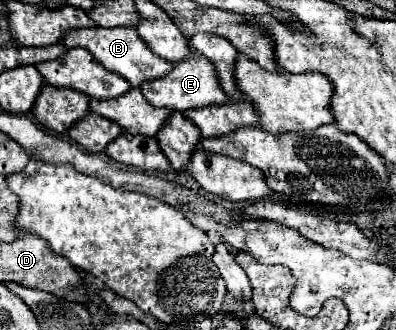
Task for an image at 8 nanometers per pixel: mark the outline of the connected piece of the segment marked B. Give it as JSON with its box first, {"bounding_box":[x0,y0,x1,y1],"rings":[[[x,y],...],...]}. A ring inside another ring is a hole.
{"bounding_box":[61,28,173,86],"rings":[[[79,28],[79,30],[69,30],[63,38],[61,44],[65,44],[65,48],[85,48],[89,50],[95,60],[99,60],[101,66],[105,66],[109,72],[117,72],[119,76],[123,76],[131,86],[141,86],[141,82],[145,80],[153,80],[153,78],[161,78],[165,76],[173,64],[167,60],[161,60],[159,56],[155,56],[145,42],[137,36],[135,28]]]}

